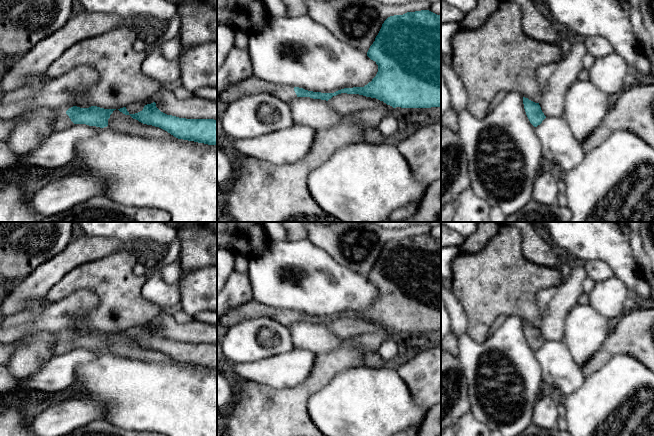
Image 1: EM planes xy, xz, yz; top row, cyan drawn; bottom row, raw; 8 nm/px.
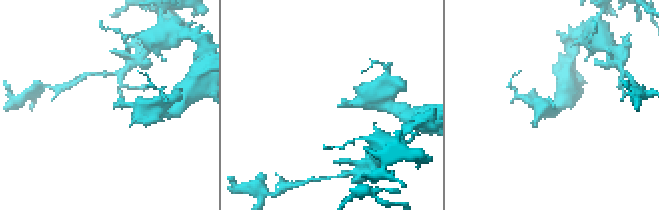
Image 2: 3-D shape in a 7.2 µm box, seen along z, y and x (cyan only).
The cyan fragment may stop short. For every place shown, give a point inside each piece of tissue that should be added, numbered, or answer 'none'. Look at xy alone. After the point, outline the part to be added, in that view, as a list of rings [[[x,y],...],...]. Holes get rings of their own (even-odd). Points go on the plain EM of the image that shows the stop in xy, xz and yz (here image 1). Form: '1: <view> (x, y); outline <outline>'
1: xy (62, 345); outline [[[58,335],[57,341],[52,349],[52,356],[58,356],[74,349],[65,335]]]

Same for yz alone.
none

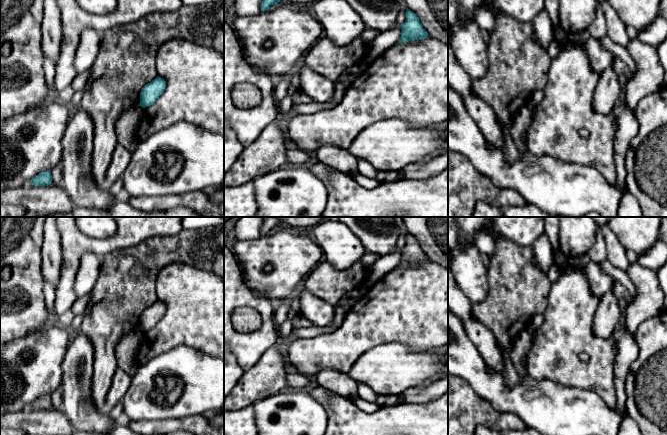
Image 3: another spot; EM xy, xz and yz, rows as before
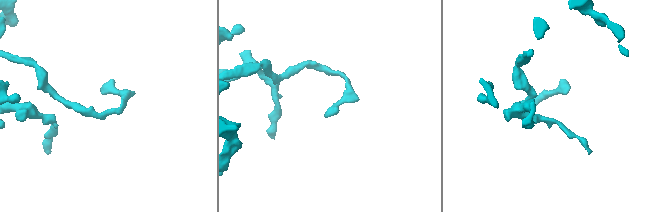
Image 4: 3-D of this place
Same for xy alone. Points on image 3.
1: xy (127, 348); outline [[[133,330],[125,335],[116,345],[117,365],[132,377],[139,365],[136,360],[142,342],[142,331]]]

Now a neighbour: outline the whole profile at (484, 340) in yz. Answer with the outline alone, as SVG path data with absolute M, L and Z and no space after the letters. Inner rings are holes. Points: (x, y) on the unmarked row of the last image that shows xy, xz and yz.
M448 249L448 311L461 322L466 335L477 348L487 367L506 377L505 363L495 335L472 315L473 303L459 289L453 277Z

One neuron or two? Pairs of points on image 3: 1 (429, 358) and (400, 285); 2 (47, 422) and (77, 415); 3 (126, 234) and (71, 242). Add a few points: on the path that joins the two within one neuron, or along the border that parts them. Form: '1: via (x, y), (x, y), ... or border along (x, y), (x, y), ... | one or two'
1: border along (403, 344), (410, 349), (417, 350), (437, 348) | two
2: border along (62, 411), (71, 424) | two
3: via (112, 243), (85, 244) | one

